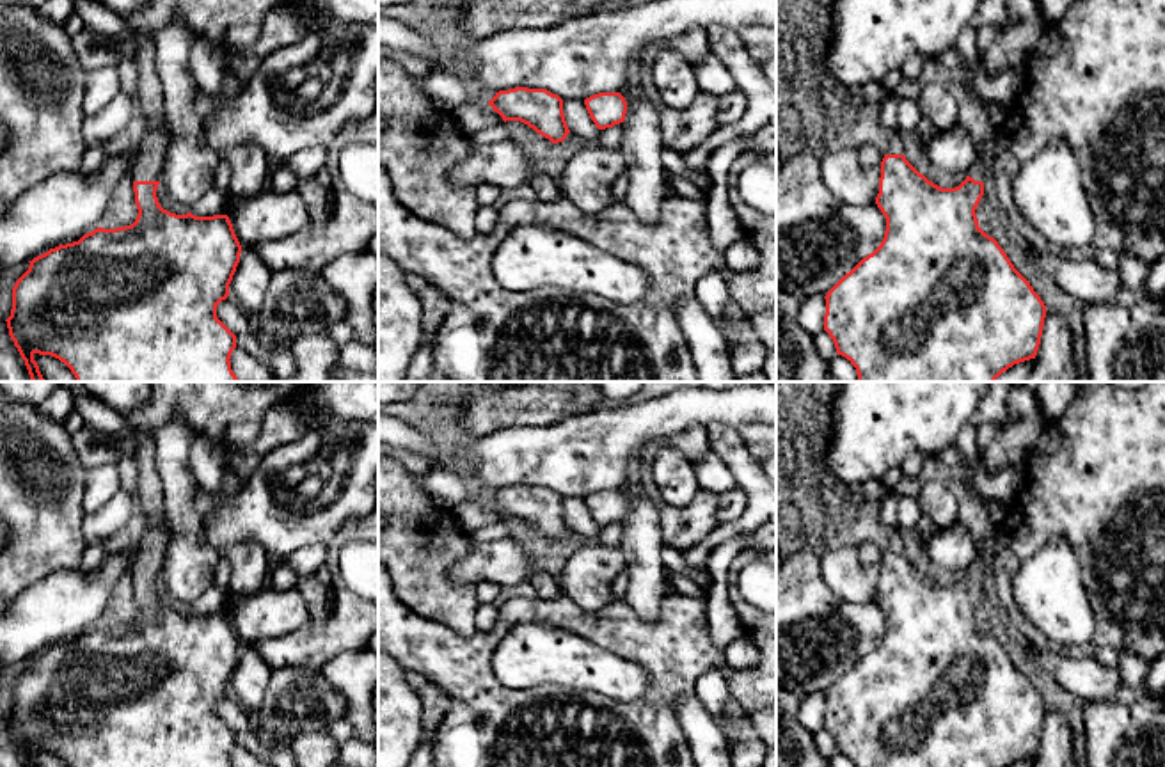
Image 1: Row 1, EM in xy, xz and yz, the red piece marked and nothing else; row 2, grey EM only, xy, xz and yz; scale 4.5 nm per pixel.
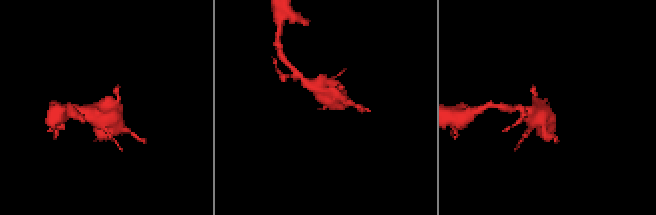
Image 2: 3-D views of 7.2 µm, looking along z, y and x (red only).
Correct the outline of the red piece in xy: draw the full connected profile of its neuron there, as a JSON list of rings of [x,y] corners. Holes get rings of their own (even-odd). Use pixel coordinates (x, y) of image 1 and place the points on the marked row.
[[[167,119],[162,124],[147,123],[131,172],[139,210],[131,225],[98,227],[78,241],[50,249],[28,261],[28,270],[16,281],[5,321],[32,382],[46,382],[36,353],[64,362],[76,382],[242,382],[229,360],[236,336],[217,318],[217,305],[229,297],[242,245],[227,215],[176,215],[160,206],[156,188],[170,138]]]

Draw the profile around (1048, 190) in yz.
[[[1064,138],[1050,140],[1021,167],[1012,195],[1023,217],[1069,254],[1092,241],[1096,222],[1082,165]]]

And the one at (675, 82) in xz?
[[[673,50],[659,51],[652,75],[659,98],[670,108],[687,108],[700,92],[694,69]]]

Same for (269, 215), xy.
[[[270,185],[250,197],[231,195],[226,215],[242,247],[288,238],[311,224],[297,188],[281,194]]]

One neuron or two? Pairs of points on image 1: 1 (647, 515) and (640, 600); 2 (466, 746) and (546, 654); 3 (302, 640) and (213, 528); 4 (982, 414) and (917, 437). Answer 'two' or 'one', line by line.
1: one
2: two
3: two
4: two

